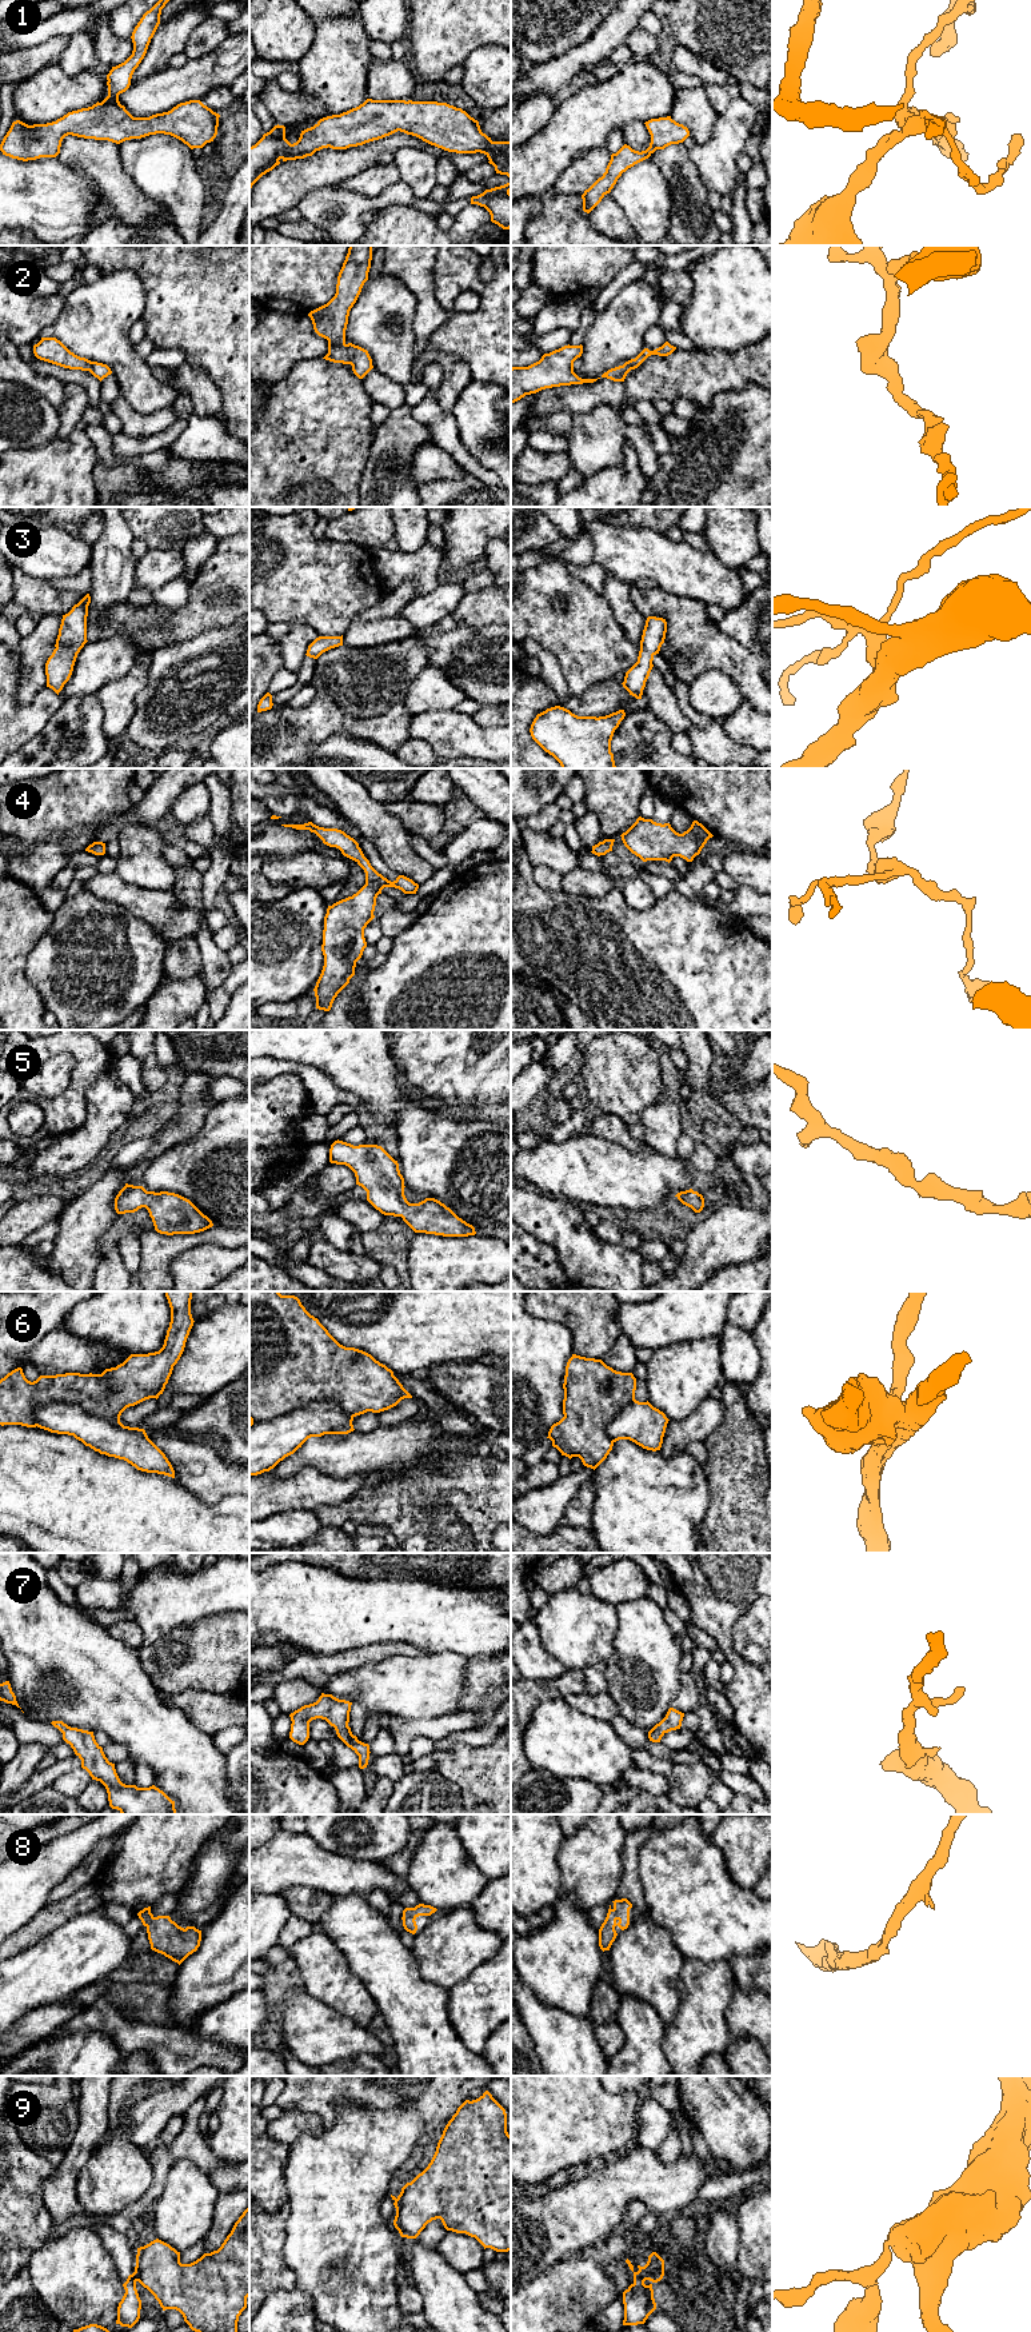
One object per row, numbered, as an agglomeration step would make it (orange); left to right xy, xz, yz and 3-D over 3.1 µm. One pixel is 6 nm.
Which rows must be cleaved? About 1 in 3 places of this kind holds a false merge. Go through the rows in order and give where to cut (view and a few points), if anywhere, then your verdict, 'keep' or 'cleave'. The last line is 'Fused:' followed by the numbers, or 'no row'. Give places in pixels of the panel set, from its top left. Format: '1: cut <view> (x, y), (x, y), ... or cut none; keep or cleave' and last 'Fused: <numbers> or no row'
1: cut none; keep
2: cut none; keep
3: cut none; keep
4: cut none; keep
5: cut none; keep
6: cut xz (352, 1416), (331, 1402), (308, 1402), (267, 1421), (251, 1422); cleave
7: cut none; keep
8: cut none; keep
9: cut yz (639, 2269), (646, 2279); cleave
Fused: 6, 9

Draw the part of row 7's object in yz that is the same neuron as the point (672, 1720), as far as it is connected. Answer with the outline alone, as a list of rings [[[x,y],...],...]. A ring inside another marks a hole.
[[[670,1708],[666,1717],[648,1732],[650,1741],[660,1742],[666,1733],[680,1729],[683,1717],[684,1713]]]

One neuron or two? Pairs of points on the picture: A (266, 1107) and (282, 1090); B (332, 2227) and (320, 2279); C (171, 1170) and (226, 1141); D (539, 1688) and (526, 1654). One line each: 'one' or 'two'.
A: one
B: one
C: one
D: two

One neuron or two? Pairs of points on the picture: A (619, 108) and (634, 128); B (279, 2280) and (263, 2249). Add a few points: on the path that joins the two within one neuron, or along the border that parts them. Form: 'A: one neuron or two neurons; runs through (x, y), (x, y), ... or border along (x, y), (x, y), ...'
A: two neurons; border along (643, 122), (628, 122), (622, 130)
B: one neuron; runs through (271, 2272), (263, 2264), (263, 2257)

